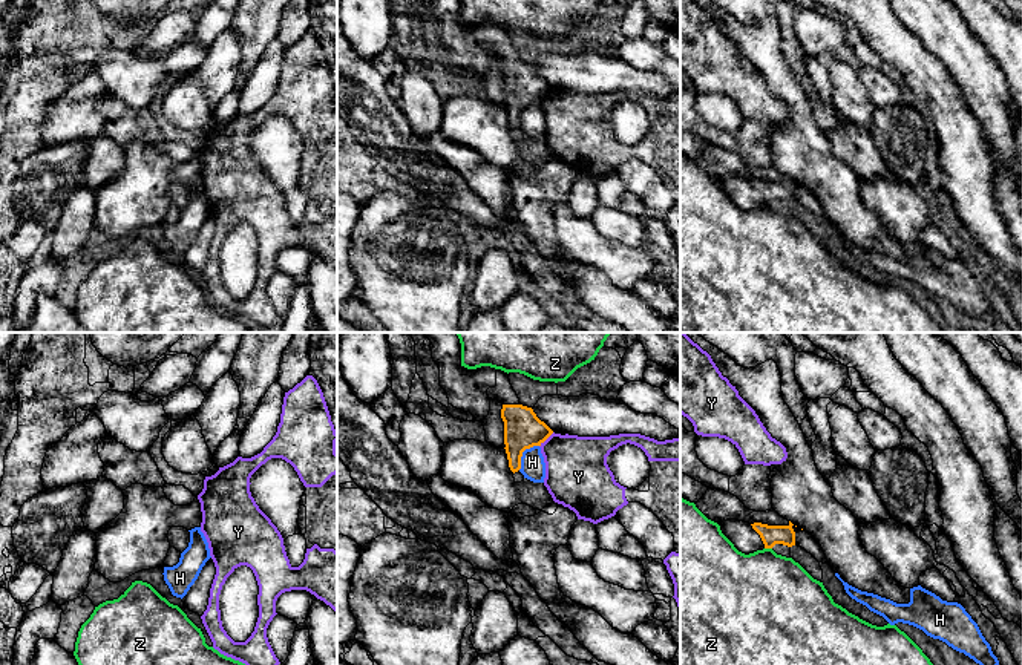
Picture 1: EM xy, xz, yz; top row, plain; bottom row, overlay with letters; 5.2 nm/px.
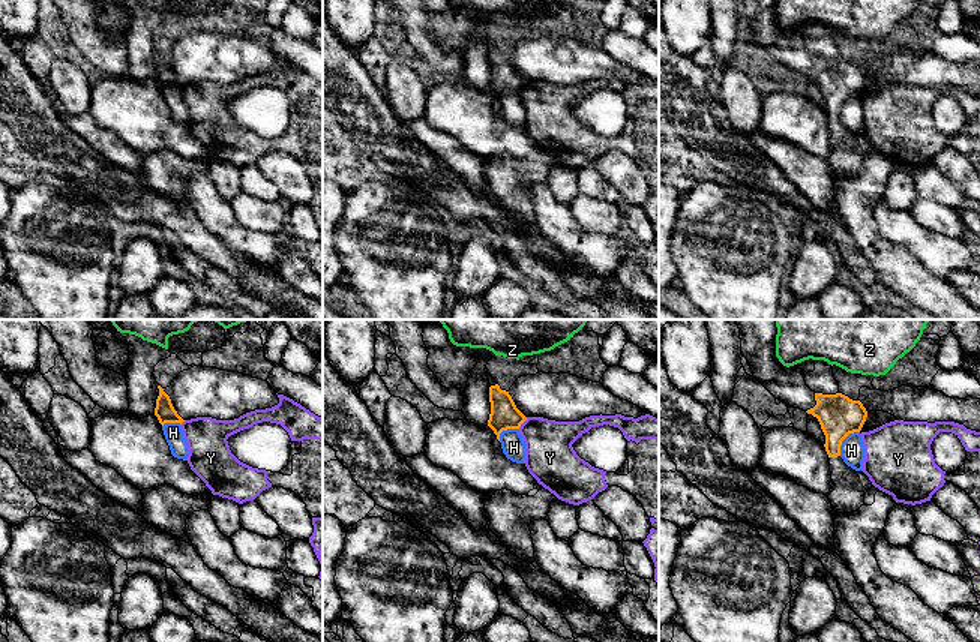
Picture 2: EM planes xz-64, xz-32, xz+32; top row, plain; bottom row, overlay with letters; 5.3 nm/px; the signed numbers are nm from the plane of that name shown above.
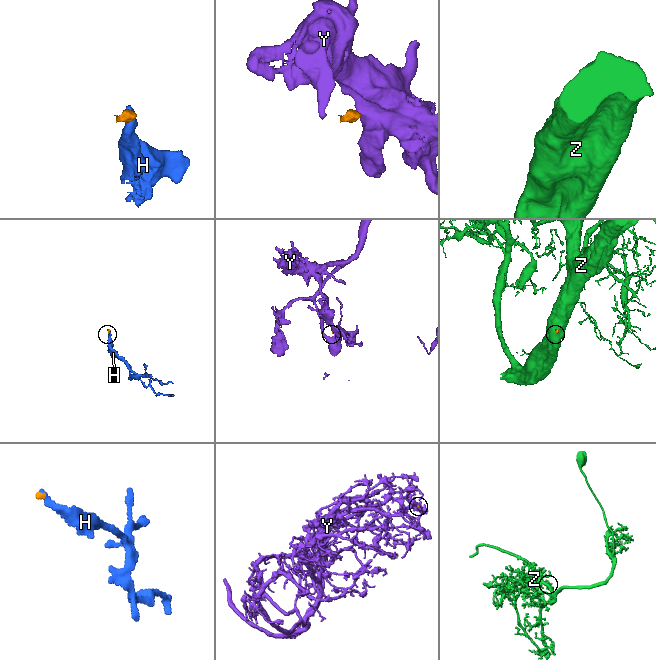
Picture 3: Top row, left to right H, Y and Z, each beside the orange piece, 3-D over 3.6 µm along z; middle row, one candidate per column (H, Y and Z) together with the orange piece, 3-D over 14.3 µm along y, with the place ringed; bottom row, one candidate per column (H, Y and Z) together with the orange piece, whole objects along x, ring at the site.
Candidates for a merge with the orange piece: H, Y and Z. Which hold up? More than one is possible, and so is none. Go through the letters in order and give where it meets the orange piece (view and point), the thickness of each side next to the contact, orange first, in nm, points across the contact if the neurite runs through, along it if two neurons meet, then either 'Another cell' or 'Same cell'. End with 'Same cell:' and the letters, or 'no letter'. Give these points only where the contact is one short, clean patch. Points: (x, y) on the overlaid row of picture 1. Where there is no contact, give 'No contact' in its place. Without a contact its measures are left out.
H: Touches orange at xz (521, 454). Thickness 200 nm (orange) against 130 nm. Boundary: xz (538, 445), (523, 452), (518, 469). Another cell
Y: Touches orange at xz (546, 438). Thickness 200 nm (orange) against 340 nm. Boundary: xz (553, 432), (540, 446). Another cell
Z: Touches orange at yz (768, 547). Thickness 110 nm (orange) against 460 nm. Boundary: yz (765, 547), (771, 549). Another cell
Same cell: no letter

